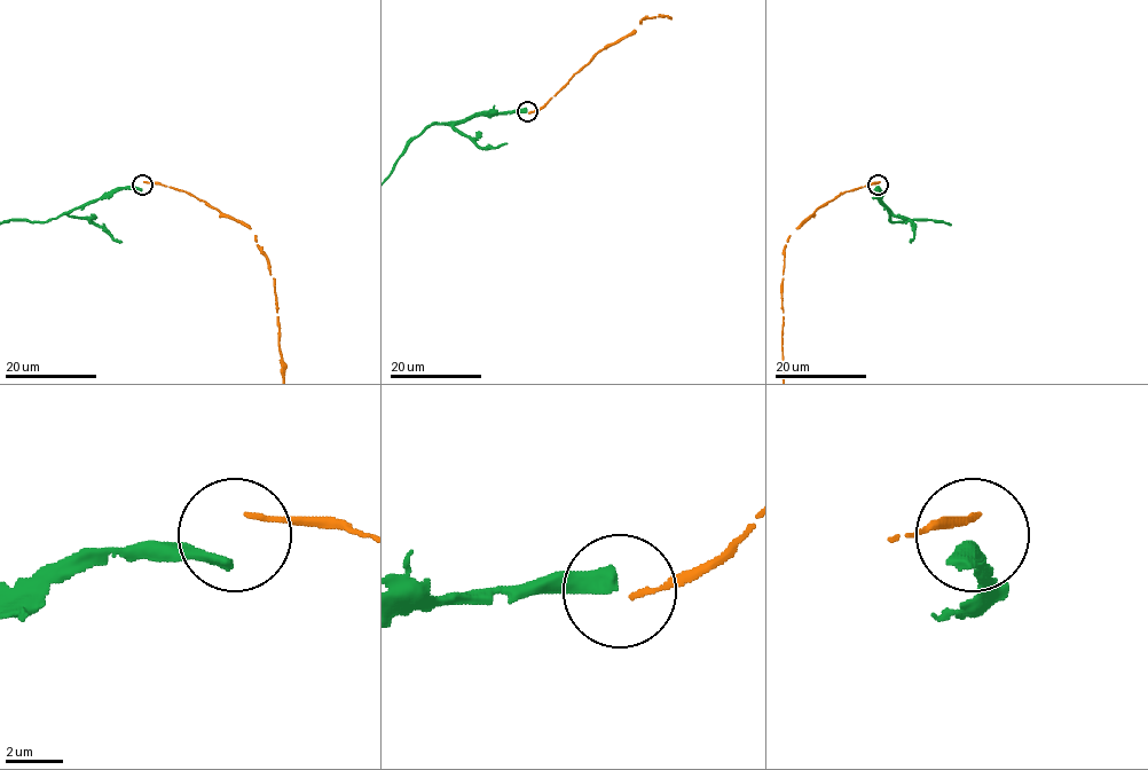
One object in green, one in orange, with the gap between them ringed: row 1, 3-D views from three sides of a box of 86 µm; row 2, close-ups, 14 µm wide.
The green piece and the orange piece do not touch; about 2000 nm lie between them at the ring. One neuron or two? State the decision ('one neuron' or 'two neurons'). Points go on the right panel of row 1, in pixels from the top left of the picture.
two neurons

